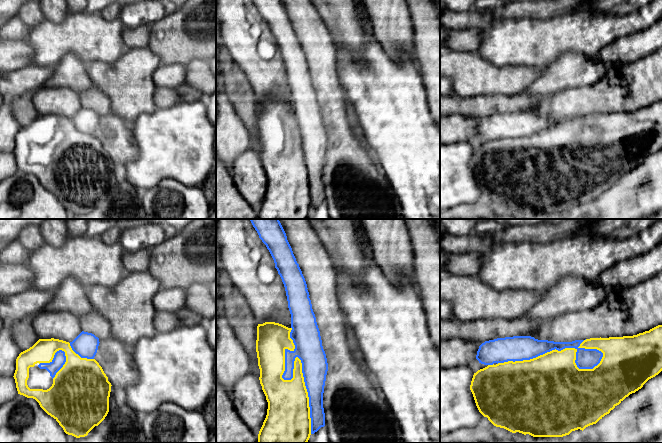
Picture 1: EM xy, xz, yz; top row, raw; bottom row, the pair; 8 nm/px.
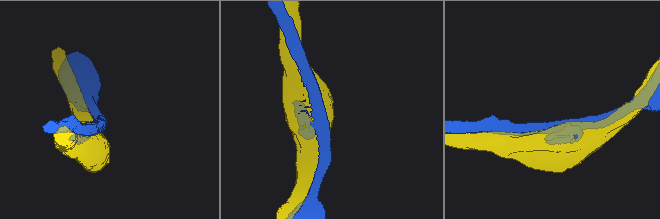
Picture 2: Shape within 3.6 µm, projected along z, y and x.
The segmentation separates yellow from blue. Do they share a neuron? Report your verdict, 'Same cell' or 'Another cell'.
Another cell

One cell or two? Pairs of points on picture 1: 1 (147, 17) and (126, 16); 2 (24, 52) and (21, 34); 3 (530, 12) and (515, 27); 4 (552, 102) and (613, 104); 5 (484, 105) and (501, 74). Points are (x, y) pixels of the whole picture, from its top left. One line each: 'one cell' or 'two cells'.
1: one cell
2: two cells
3: two cells
4: one cell
5: two cells

